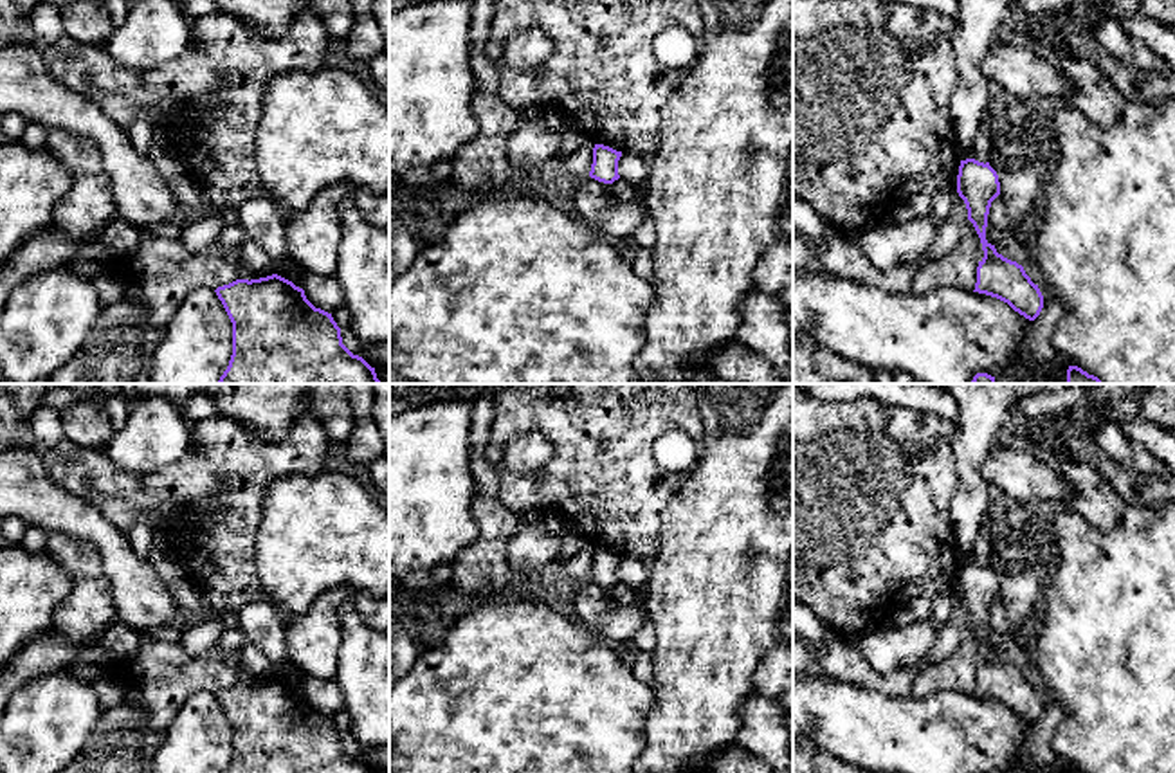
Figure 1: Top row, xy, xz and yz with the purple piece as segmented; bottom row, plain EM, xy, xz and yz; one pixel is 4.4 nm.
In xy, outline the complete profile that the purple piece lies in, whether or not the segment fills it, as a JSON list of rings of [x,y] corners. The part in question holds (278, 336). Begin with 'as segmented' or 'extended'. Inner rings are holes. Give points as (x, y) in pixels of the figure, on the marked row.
as segmented; [[[272,274],[214,292],[232,323],[232,355],[218,384],[380,384],[375,368],[342,344],[332,314],[315,308],[292,281]]]

